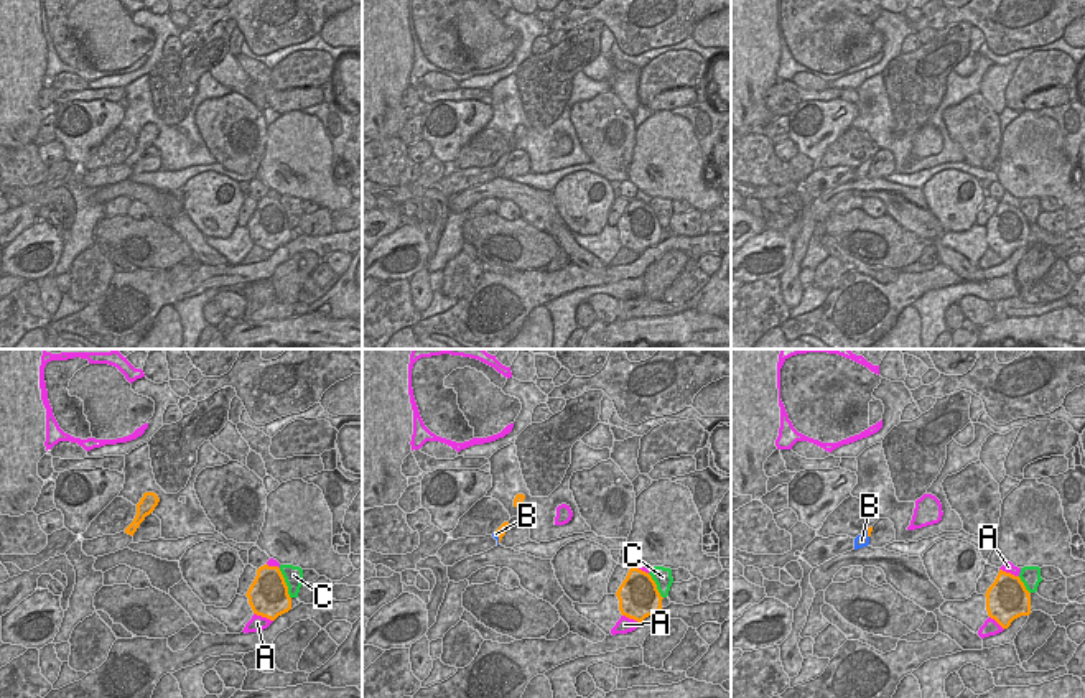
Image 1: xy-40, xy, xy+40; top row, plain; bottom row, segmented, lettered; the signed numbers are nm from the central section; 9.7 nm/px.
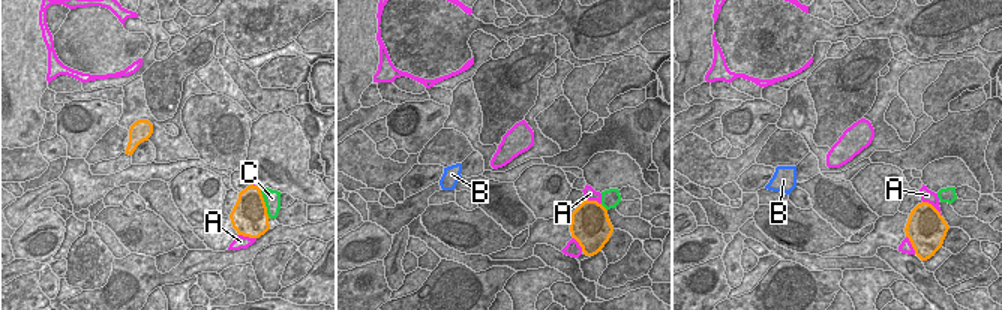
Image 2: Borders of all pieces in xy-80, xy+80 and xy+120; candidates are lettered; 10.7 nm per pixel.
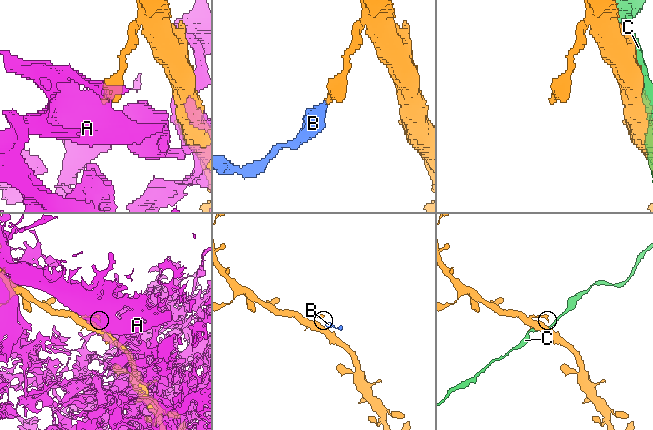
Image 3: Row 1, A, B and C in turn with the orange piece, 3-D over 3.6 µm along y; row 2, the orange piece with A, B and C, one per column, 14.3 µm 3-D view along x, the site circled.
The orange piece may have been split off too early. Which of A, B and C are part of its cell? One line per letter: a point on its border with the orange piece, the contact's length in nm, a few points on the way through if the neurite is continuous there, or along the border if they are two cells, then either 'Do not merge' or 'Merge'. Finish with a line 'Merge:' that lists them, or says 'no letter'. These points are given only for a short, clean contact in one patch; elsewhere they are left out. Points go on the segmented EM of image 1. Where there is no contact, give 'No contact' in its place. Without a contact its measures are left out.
A: Touches orange at xy-40 (264, 616). Shared border 200 nm. Do not merge
B: Touches orange at xy (499, 537). Shared border 130 nm. Boundary: xy (496, 530), (499, 542). Do not merge
C: Touches orange at xy-40 (285, 583). Shared border 320 nm. Do not merge
Merge: no letter.

